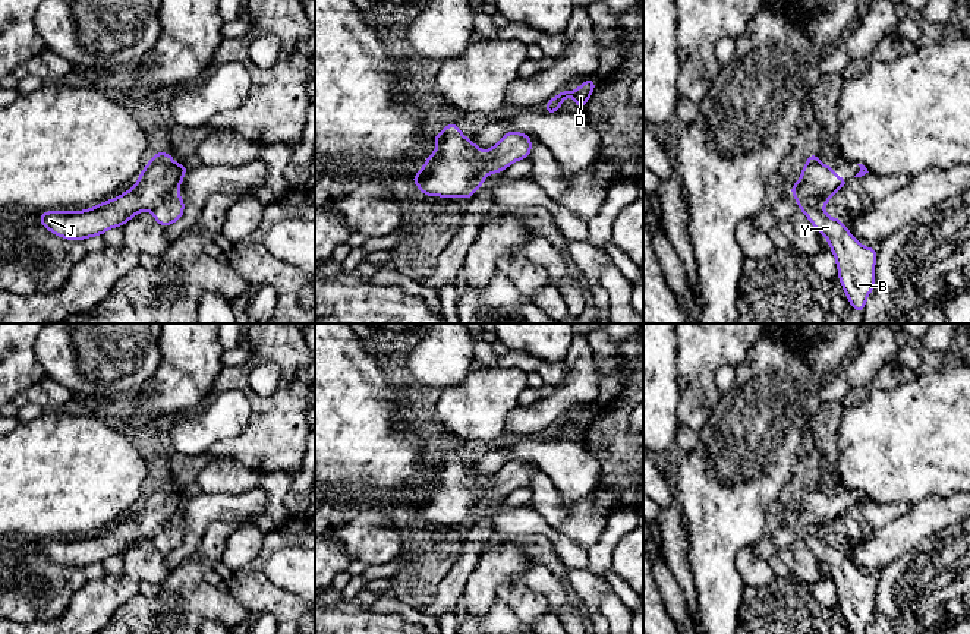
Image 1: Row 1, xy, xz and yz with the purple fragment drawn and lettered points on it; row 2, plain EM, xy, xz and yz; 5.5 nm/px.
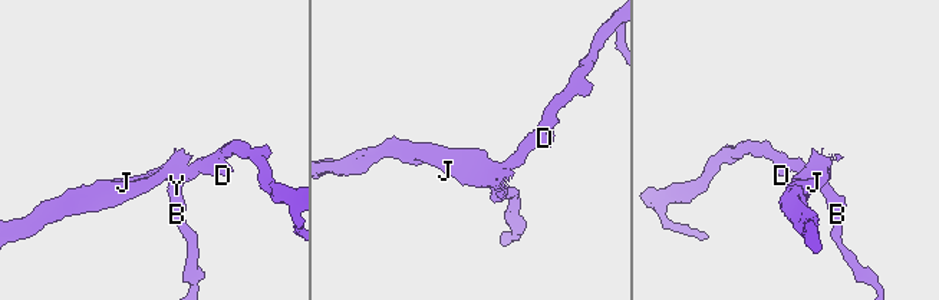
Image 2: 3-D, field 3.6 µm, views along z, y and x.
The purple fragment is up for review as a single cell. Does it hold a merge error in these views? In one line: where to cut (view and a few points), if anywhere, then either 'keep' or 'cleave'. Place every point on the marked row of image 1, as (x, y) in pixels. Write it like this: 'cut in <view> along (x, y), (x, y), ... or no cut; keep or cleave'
cut in xy along (176, 192), (166, 196), (151, 210); cleave

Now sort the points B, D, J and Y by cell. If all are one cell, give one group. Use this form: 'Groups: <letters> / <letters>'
Groups: B D Y / J

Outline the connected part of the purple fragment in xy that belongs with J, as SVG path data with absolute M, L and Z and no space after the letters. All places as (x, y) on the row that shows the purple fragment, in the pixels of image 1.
M155 152L138 177L138 183L120 196L86 211L51 211L40 214L40 223L53 234L84 240L125 225L133 215L152 211L177 193L188 165L176 164L167 152Z

